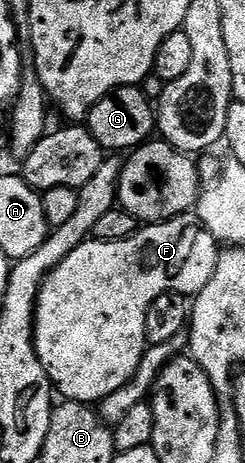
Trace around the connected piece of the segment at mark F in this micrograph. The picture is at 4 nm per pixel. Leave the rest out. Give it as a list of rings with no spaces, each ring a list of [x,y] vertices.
[[[185,213],[175,215],[172,219],[149,222],[122,241],[102,241],[93,237],[87,243],[78,245],[78,249],[74,249],[74,253],[70,253],[70,257],[66,257],[66,261],[62,261],[46,276],[36,302],[36,325],[34,328],[36,352],[42,361],[42,369],[46,369],[53,388],[59,394],[61,391],[65,400],[89,405],[99,404],[100,400],[110,397],[110,393],[114,393],[114,389],[122,389],[122,385],[126,385],[134,377],[134,373],[144,356],[146,350],[146,313],[150,309],[150,305],[154,305],[154,301],[158,297],[162,297],[162,293],[173,291],[179,295],[194,297],[199,291],[206,289],[206,283],[210,281],[210,277],[214,277],[214,269],[218,265],[221,250],[221,244],[200,223],[199,217],[194,213]]]

